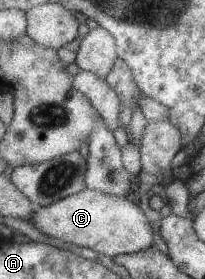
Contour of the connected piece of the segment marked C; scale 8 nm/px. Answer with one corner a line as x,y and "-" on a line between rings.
89,187
49,206
37,206
36,218
31,224
48,236
81,248
91,248
112,259
119,255
138,253
154,245
155,232
151,220
139,204
125,198
125,195
112,195

